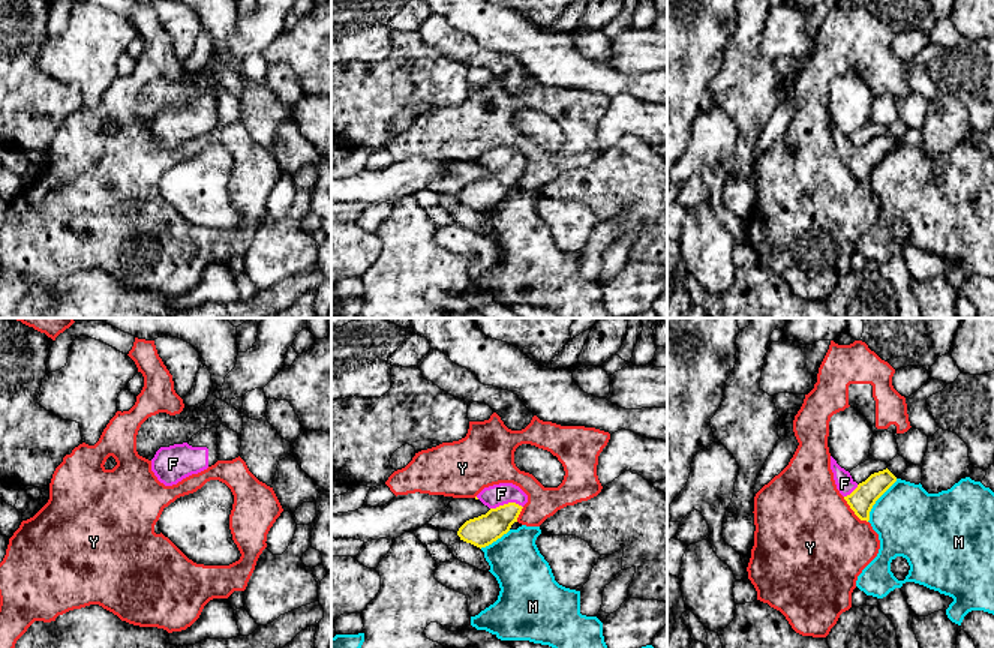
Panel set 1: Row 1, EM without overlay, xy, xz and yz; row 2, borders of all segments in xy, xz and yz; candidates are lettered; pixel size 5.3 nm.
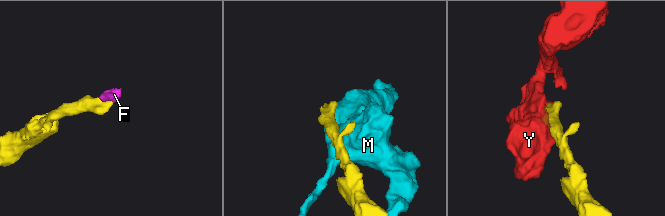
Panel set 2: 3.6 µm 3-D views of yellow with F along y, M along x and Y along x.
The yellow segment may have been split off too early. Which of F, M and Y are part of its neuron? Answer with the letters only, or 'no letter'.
F

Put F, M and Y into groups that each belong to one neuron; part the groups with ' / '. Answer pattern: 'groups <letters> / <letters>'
groups F / M / Y

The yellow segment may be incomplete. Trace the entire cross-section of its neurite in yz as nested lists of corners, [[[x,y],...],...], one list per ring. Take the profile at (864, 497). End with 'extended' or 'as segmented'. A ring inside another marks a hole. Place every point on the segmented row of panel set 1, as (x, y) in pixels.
[[[831,456],[831,470],[837,489],[861,520],[870,520],[870,512],[876,501],[897,482],[897,477],[886,468],[871,474],[865,482],[856,483],[850,472],[841,468]]]; extended

